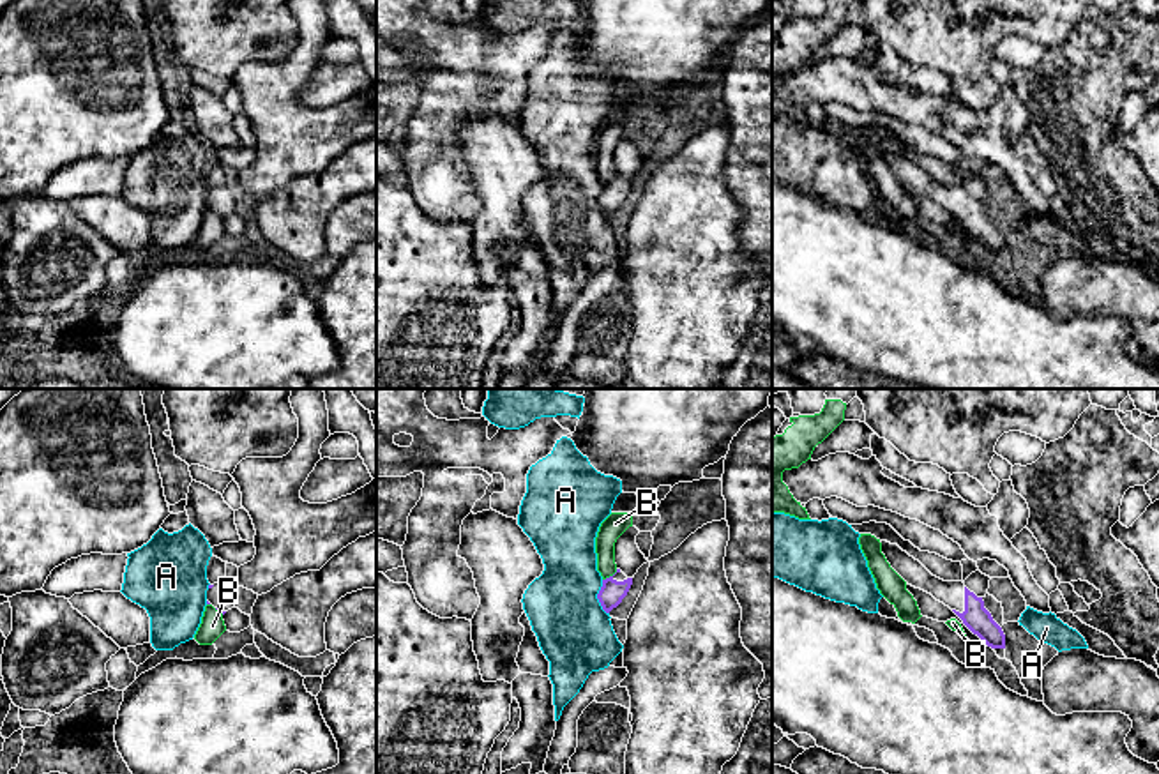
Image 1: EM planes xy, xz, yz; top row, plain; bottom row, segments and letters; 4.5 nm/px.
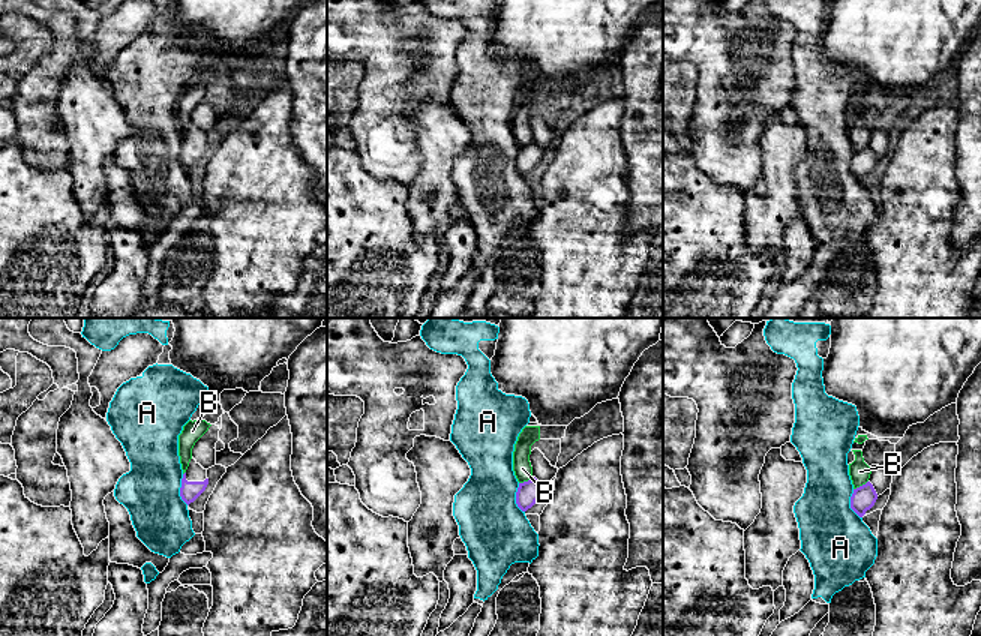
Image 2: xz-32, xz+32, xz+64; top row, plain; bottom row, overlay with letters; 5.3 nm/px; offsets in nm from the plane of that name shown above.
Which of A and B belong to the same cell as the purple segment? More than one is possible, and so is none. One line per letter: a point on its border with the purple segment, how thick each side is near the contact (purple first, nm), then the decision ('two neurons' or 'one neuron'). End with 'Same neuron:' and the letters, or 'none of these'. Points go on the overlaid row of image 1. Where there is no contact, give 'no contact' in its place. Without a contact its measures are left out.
A: meets purple in xz at (598, 598); 120 nm thick on the purple side, 340 nm on the other; two neurons
B: meets purple in xz at (610, 576); 120 nm thick on the purple side, 100 nm on the other; two neurons
Same neuron: none of these

